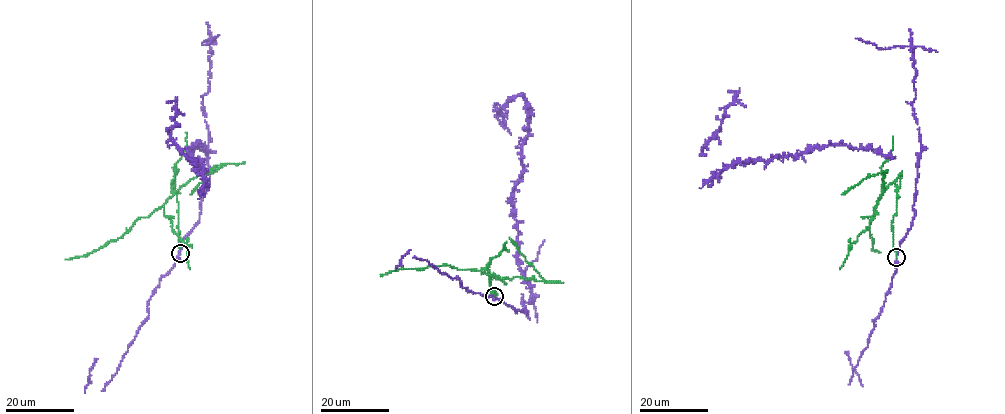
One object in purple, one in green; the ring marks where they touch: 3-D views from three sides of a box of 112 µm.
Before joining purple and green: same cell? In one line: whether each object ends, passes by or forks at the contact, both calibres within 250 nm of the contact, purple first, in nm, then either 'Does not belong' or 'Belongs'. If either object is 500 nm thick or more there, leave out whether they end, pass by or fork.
At the ring purple passes by. At the ring green ends. Thickness 320 nm (purple) against 200 nm. Does not belong

